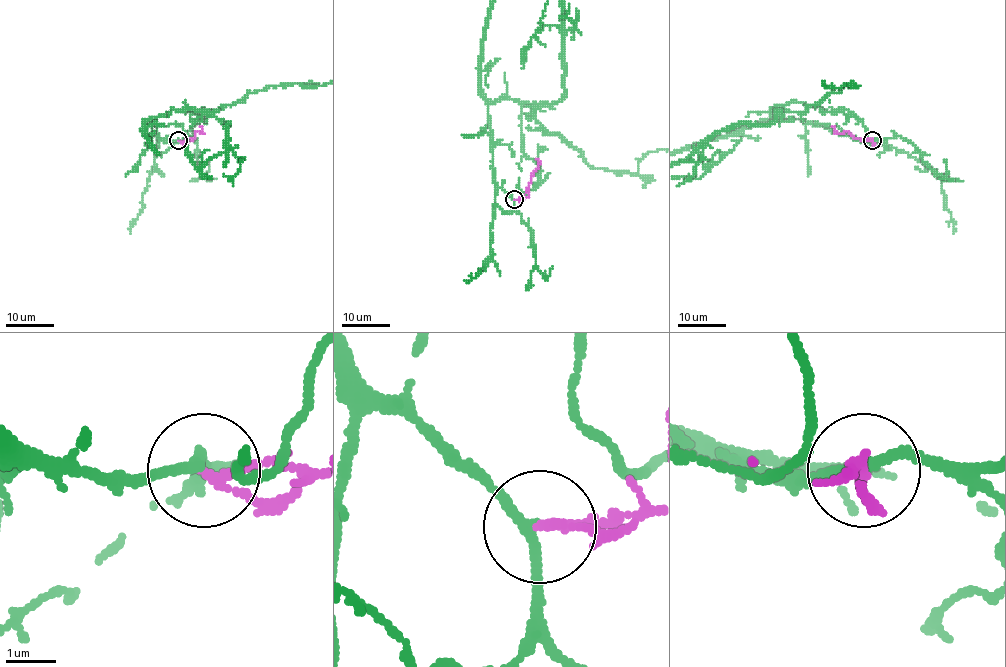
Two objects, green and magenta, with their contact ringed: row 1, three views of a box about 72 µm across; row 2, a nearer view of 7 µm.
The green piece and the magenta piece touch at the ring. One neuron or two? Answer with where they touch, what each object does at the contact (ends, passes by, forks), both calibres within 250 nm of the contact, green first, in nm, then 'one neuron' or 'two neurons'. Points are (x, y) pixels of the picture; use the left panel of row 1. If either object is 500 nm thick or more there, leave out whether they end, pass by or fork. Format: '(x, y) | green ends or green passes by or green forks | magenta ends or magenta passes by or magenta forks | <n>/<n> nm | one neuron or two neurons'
(178, 140) | green passes by | magenta passes by | 180/150 nm | two neurons

